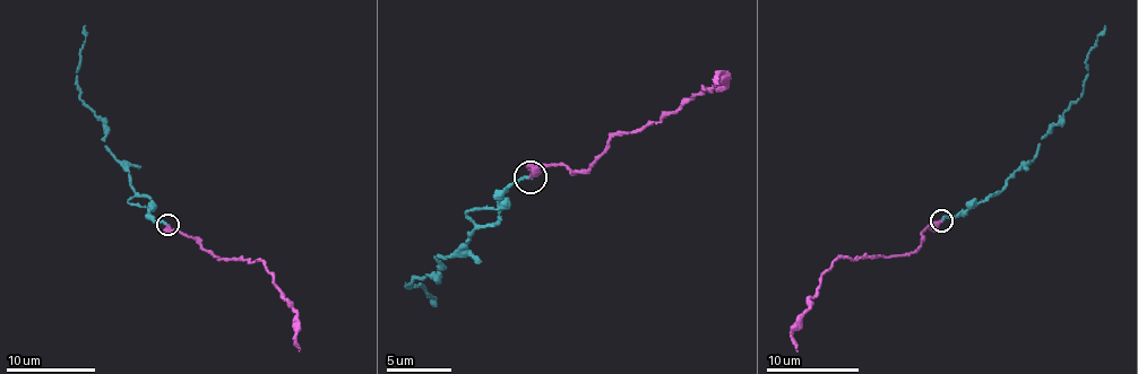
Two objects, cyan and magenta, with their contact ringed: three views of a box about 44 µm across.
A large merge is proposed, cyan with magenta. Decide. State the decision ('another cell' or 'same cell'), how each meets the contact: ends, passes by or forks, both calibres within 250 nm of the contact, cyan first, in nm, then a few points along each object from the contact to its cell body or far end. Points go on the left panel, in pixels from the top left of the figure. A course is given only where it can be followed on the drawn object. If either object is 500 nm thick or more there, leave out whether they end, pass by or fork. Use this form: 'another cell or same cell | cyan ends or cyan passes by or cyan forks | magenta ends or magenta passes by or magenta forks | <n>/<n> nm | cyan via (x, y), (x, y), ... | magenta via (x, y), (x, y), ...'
same cell | cyan ends | magenta ends | 160/360 nm | cyan via (167, 224), (153, 218), (148, 197), (136, 196), (105, 145), (103, 122), (79, 96), (85, 25) | magenta via (167, 224), (173, 232), (191, 236), (222, 259), (264, 261), (295, 313), (300, 351)

